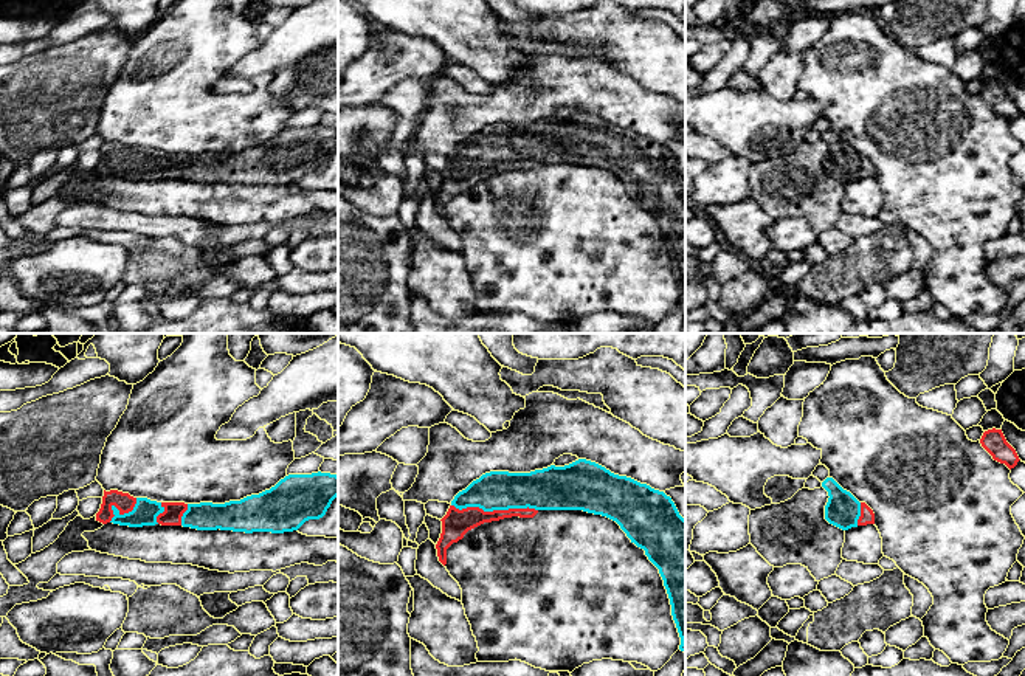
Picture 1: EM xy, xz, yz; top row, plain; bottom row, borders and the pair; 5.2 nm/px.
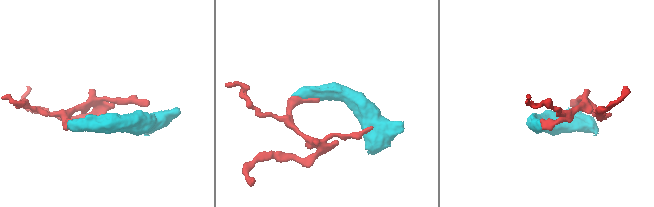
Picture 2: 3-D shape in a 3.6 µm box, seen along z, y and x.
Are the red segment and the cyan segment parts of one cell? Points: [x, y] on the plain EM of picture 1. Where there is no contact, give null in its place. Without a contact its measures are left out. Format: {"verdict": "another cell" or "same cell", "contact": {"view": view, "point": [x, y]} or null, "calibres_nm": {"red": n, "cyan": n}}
{"verdict": "same cell", "contact": {"view": "xz", "point": [495, 163]}, "calibres_nm": {"red": 150, "cyan": 200}}

